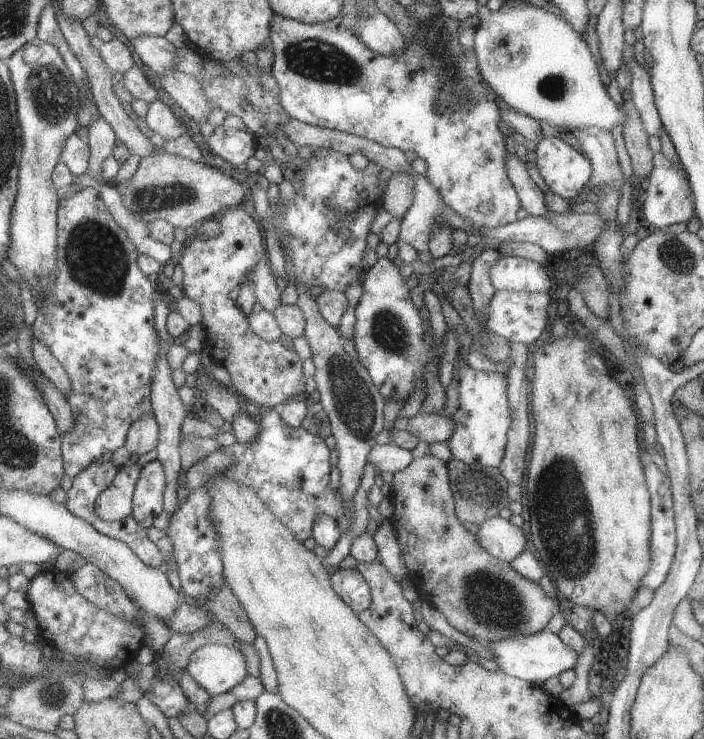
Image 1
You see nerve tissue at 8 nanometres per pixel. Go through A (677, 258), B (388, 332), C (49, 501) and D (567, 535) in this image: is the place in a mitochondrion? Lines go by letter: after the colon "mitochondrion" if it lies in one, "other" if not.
A: mitochondrion
B: mitochondrion
C: other
D: mitochondrion

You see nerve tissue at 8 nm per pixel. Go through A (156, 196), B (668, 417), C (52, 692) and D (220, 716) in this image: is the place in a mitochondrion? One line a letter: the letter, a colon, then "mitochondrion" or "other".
A: mitochondrion
B: other
C: mitochondrion
D: other

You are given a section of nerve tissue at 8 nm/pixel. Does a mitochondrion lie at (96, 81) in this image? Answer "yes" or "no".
no

